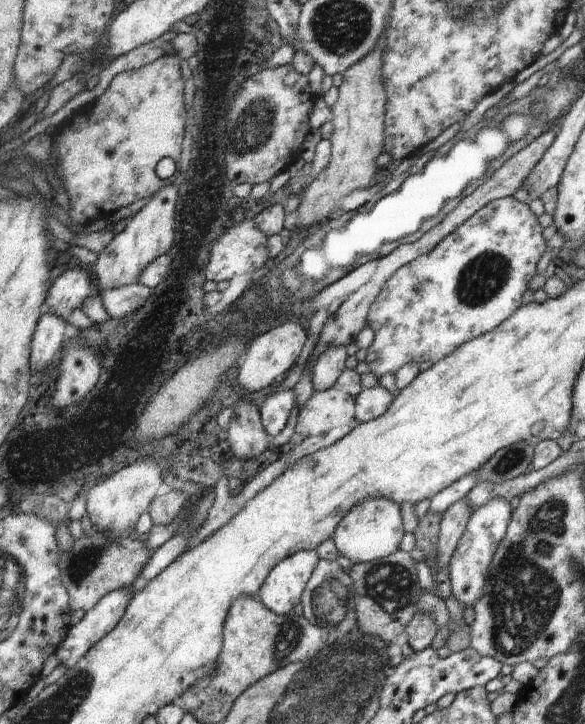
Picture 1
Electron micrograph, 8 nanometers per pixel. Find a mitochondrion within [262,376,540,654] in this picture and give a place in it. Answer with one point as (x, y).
(390, 586)

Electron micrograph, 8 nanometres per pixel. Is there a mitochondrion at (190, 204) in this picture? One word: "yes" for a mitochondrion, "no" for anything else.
yes

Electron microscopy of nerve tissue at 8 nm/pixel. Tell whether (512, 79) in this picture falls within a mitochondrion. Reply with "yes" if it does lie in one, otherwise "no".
no

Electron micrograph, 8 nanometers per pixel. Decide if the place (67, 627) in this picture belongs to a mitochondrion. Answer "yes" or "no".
no

